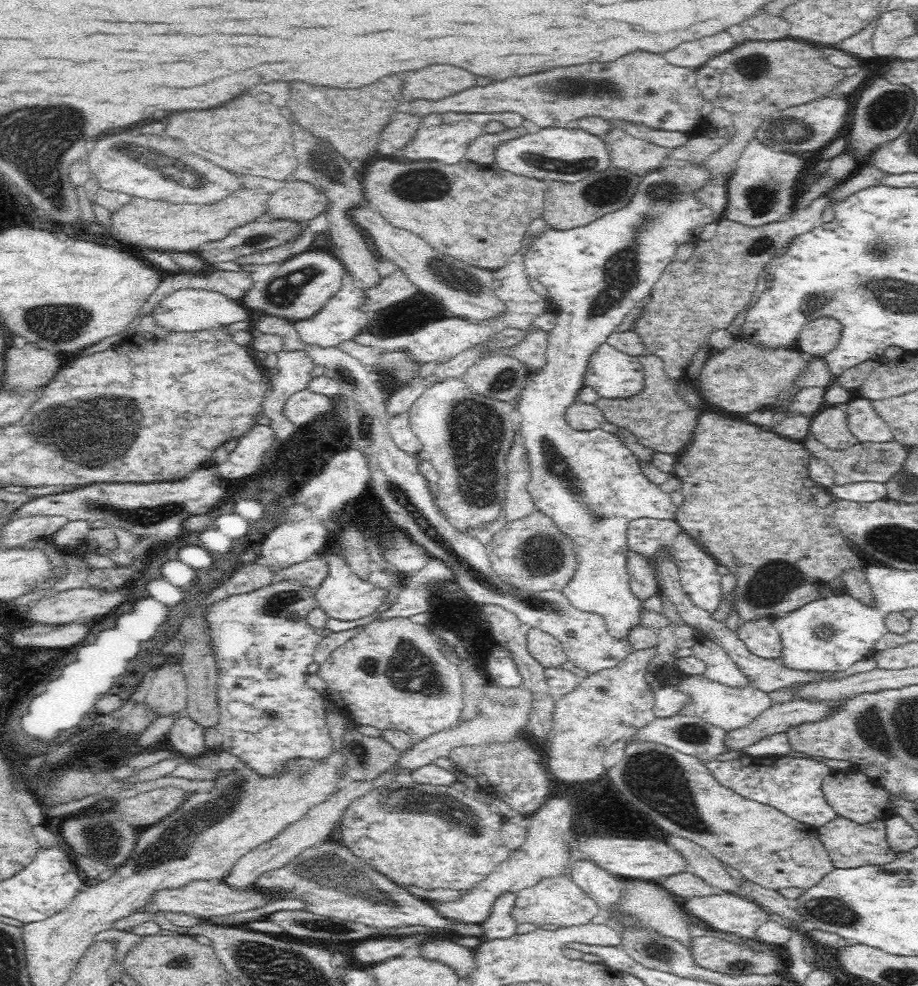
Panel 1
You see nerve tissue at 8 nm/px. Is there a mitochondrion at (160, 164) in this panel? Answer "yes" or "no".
yes

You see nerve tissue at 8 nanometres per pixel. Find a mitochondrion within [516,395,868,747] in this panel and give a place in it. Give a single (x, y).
(775, 581)

